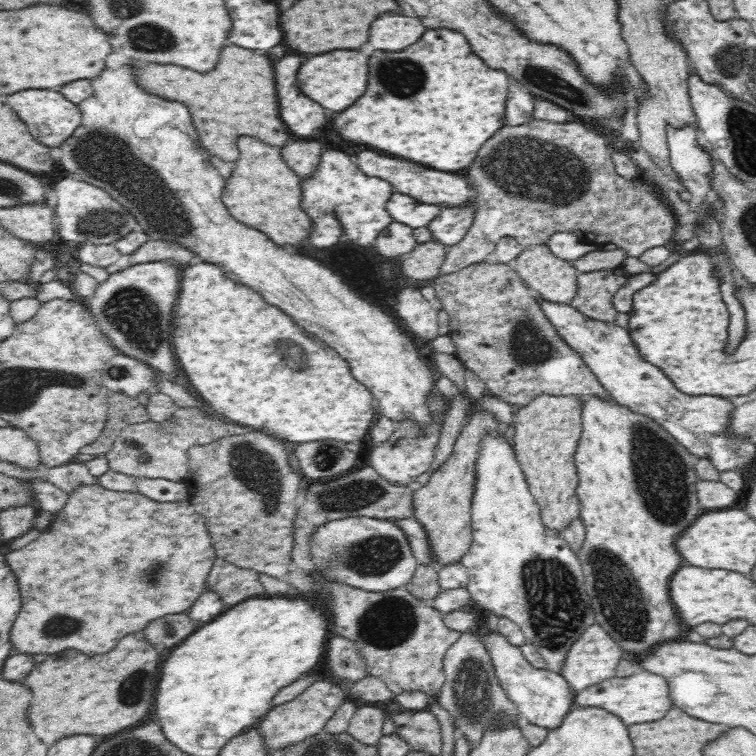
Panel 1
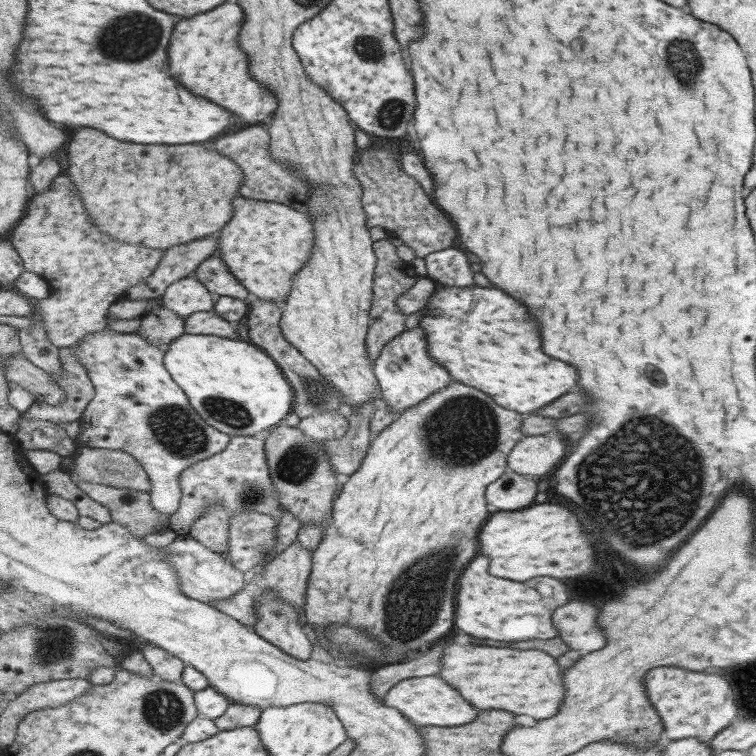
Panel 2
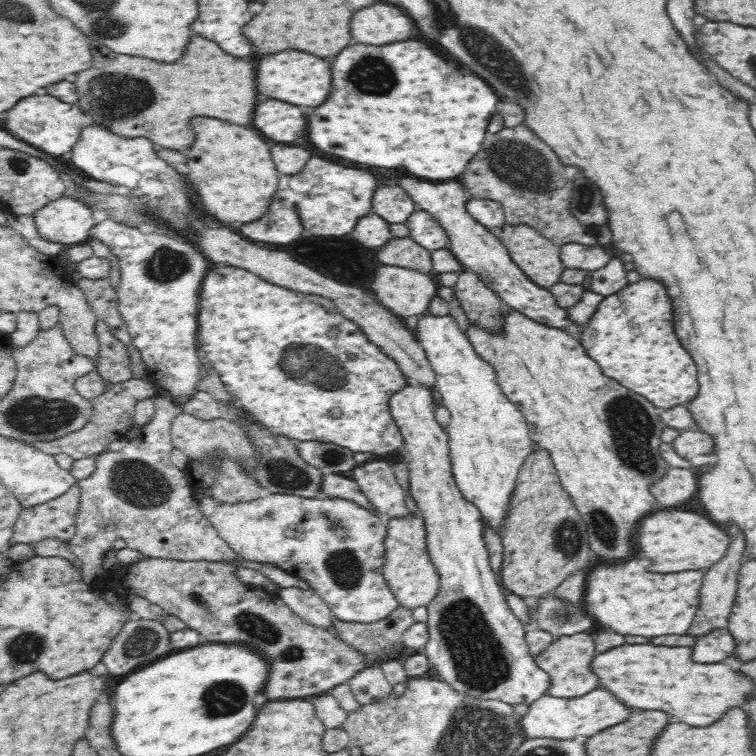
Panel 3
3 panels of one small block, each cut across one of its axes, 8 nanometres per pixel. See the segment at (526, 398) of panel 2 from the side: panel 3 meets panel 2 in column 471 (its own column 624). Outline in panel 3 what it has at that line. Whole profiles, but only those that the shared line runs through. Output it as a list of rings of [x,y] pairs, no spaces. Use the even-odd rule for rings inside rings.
[[[640,280],[606,296],[582,328],[580,342],[600,364],[602,374],[632,388],[658,410],[686,406],[698,394],[696,364],[674,332],[674,308],[662,282]]]

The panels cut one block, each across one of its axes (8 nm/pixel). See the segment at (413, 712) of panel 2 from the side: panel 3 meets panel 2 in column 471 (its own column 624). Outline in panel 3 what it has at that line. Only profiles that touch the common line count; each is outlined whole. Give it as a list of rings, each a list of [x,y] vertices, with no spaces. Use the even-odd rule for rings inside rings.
[[[598,686],[596,690],[588,692],[586,696],[580,698],[562,698],[562,696],[552,696],[546,694],[540,700],[536,700],[536,704],[528,706],[528,714],[522,716],[522,728],[526,738],[540,738],[540,736],[550,736],[550,738],[558,738],[558,740],[566,740],[566,738],[576,738],[576,736],[584,736],[584,738],[592,738],[608,728],[616,728],[616,724],[624,724],[628,722],[628,718],[632,718],[632,710],[622,704],[612,690]]]

